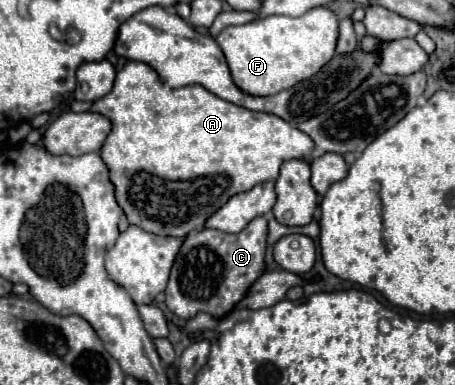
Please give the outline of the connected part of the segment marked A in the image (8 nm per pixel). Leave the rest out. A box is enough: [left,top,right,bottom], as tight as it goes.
[92,61,314,237]

